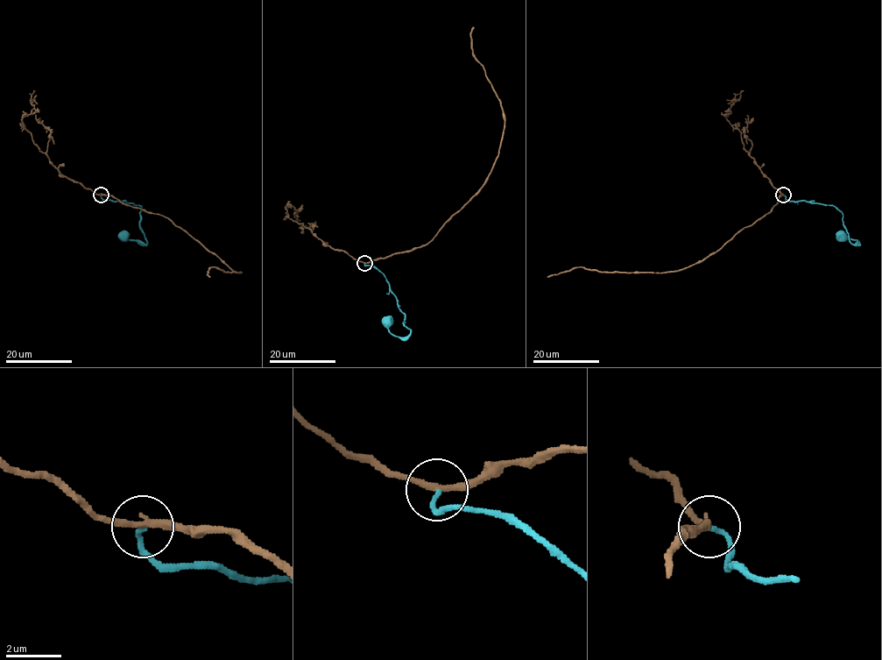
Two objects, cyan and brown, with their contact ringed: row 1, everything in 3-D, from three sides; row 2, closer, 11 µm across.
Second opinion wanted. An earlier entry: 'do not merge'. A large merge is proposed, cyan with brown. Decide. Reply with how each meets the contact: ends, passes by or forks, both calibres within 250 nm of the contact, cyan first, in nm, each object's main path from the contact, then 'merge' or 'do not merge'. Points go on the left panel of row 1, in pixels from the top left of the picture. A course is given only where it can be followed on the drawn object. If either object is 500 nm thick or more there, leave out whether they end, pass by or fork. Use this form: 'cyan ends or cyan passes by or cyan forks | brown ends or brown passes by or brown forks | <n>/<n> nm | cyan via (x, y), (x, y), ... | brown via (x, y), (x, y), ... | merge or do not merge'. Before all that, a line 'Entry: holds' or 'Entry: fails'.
Entry: holds
cyan ends | brown passes by | 150/240 nm | cyan via (102, 195), (104, 200), (124, 201), (141, 207), (139, 226), (147, 244), (123, 237) | brown via (102, 195), (113, 195), (129, 205), (164, 216), (240, 273), (211, 266), (208, 274), (209, 277) | do not merge

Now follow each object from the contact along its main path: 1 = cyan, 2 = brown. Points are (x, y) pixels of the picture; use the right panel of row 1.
1: (783, 195), (786, 200), (836, 207), (842, 213), (850, 241), (857, 242), (841, 237)
2: (783, 195), (769, 213), (741, 230), (715, 252), (674, 272), (598, 272), (577, 266), (547, 277)

